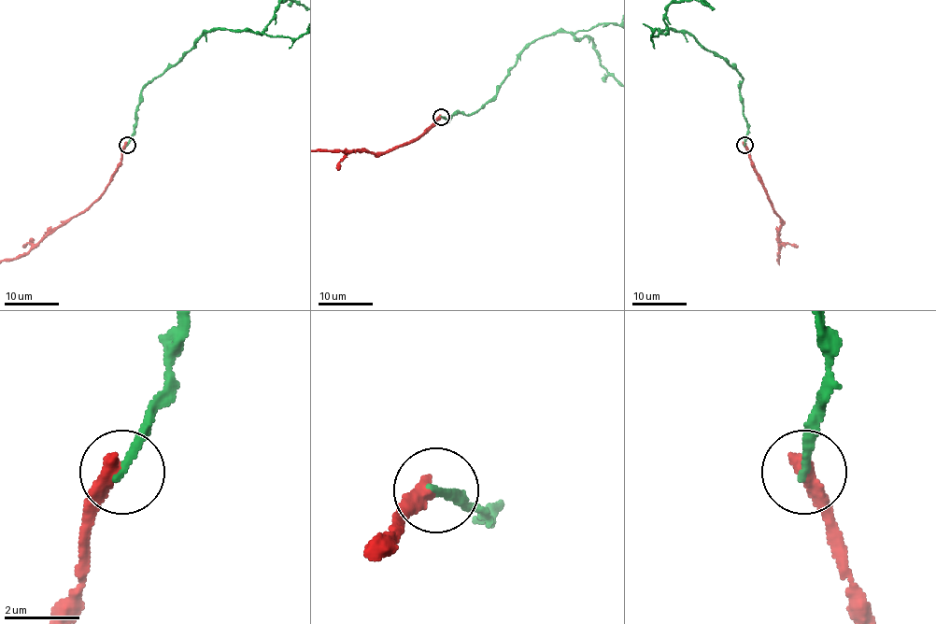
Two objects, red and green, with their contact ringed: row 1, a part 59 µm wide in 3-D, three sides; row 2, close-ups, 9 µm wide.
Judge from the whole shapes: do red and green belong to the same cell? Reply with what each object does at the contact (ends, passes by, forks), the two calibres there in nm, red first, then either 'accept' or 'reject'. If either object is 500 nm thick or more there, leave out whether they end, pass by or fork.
red ends; green ends; calibres 440 and 240 nm; reject

